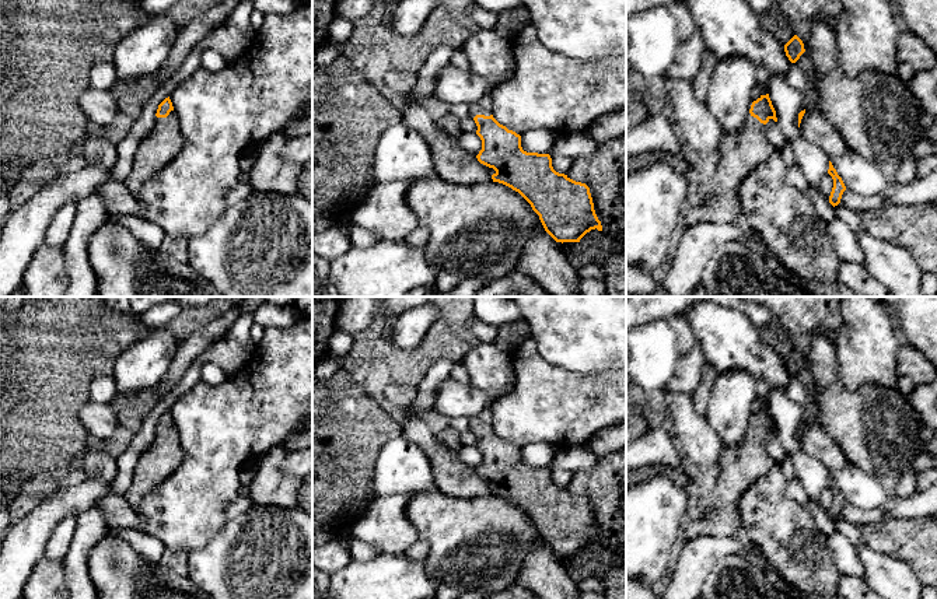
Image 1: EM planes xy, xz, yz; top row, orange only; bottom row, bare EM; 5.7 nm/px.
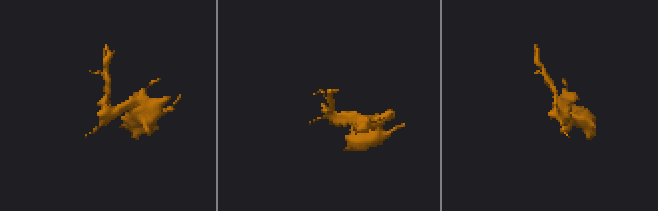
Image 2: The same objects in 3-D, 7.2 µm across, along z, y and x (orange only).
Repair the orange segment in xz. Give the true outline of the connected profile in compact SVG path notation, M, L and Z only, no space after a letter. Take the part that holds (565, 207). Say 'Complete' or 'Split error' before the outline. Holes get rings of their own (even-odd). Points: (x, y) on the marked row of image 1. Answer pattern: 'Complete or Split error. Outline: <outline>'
Split error. Outline: M490 94L469 105L469 116L482 140L478 161L496 171L493 182L511 188L531 204L556 242L580 242L591 230L602 231L590 188L556 172L549 154L524 151L521 136L493 118Z

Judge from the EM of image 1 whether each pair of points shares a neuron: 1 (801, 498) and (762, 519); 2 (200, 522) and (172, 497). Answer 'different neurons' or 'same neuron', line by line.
1: different neurons
2: same neuron

